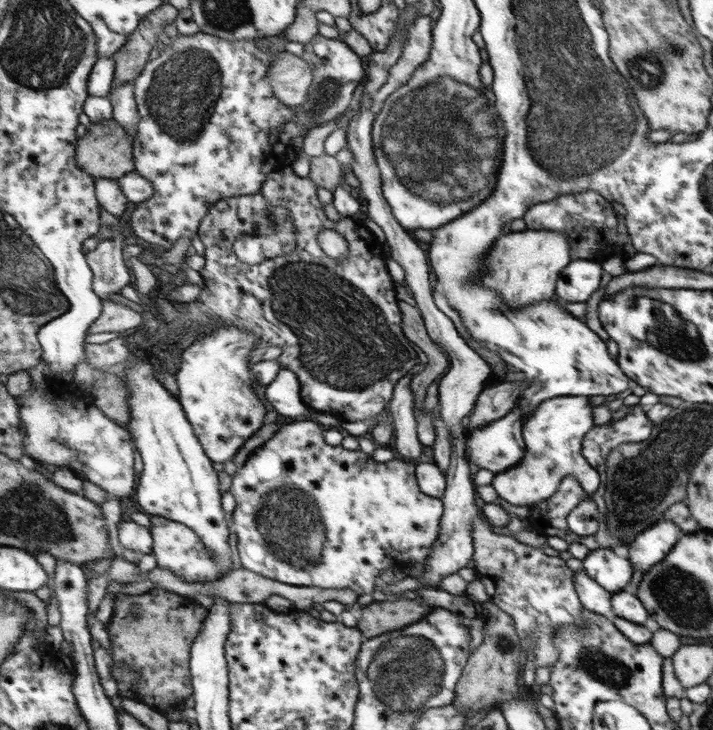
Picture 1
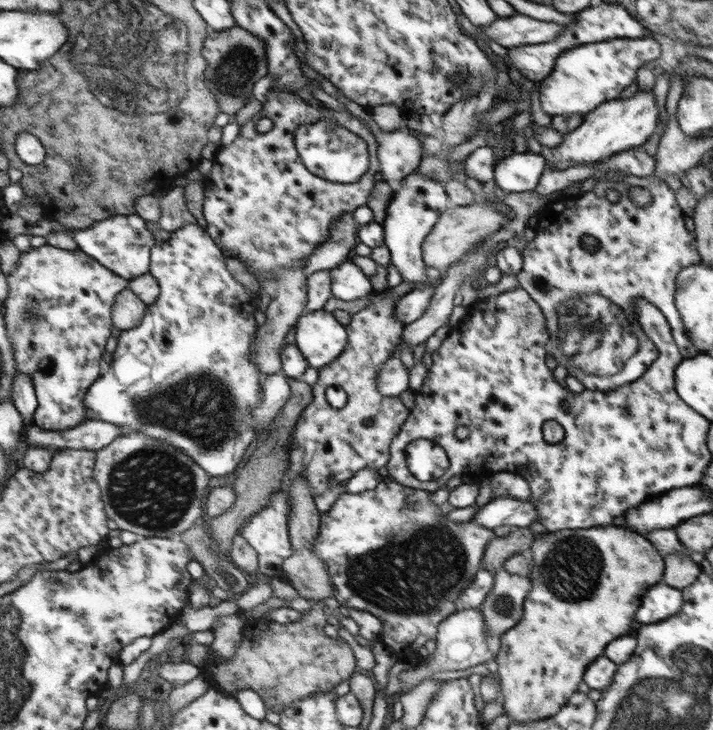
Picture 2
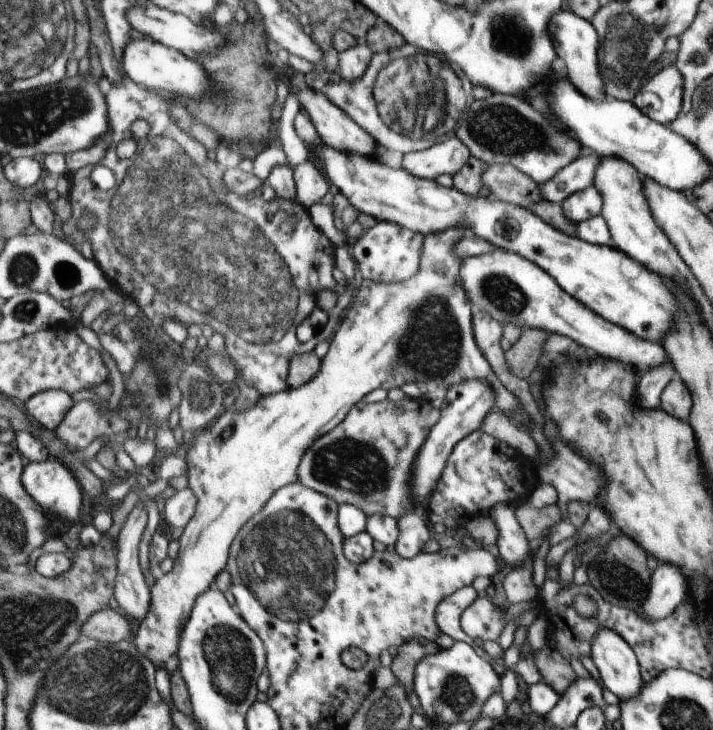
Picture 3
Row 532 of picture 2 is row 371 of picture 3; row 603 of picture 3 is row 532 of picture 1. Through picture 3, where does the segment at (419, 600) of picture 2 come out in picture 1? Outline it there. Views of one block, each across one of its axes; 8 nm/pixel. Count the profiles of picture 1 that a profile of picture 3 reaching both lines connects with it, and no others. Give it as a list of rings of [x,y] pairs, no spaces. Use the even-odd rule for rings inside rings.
[[[150,516],[151,530],[155,539],[155,554],[158,564],[165,570],[172,570],[187,582],[212,582],[223,579],[227,570],[217,562],[217,555],[202,541],[202,538],[186,524],[171,520],[164,516]]]

